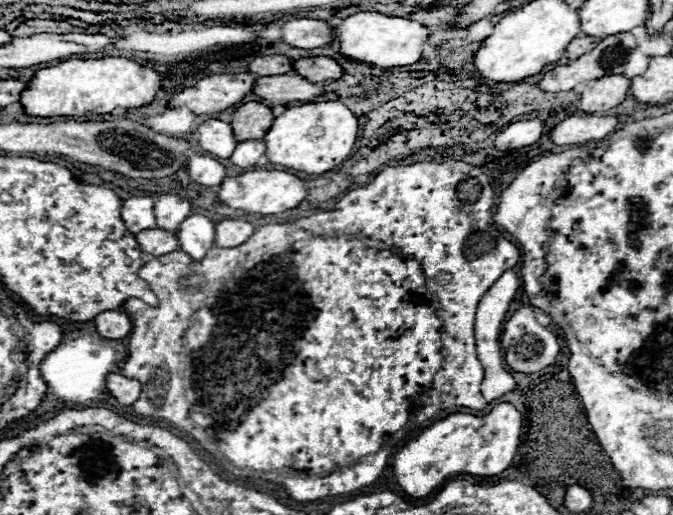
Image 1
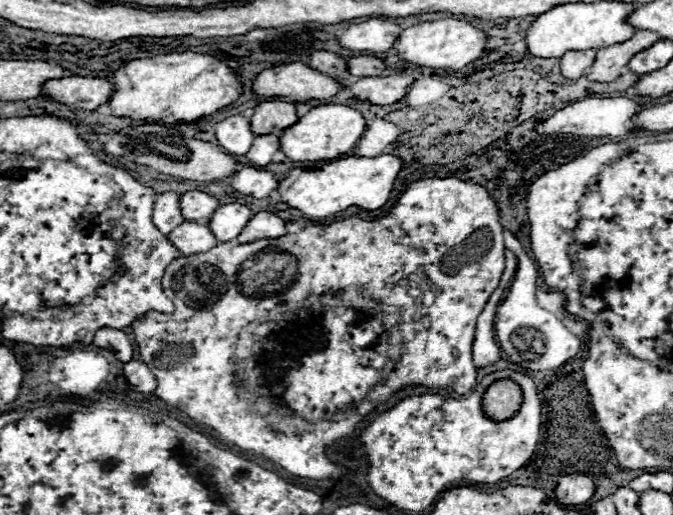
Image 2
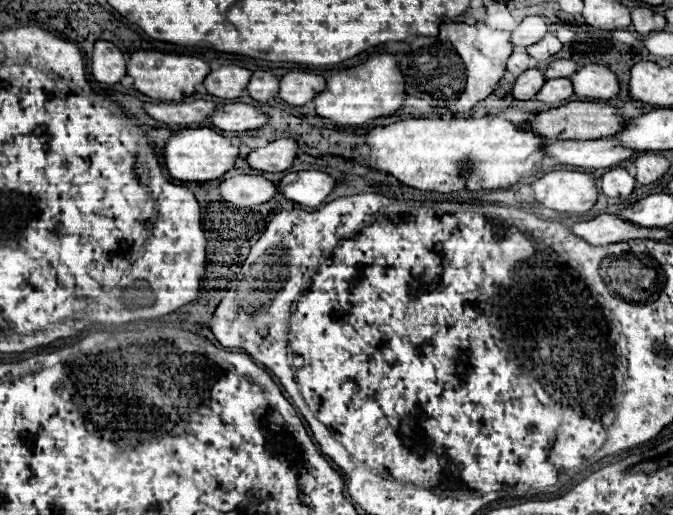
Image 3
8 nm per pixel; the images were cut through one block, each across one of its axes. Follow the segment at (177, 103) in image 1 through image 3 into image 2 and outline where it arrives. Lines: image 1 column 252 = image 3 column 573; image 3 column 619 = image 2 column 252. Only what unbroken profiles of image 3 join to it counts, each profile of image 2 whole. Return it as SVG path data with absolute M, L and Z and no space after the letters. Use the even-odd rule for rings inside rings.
M302 62L266 68L252 82L252 92L260 96L300 96L302 100L330 98L338 90L336 80L310 70Z

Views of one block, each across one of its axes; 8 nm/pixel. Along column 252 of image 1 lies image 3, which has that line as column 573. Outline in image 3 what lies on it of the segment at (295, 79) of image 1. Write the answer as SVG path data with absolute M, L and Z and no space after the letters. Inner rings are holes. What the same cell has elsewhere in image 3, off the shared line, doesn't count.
M552 78L552 80L546 80L546 84L540 88L540 92L536 94L536 100L562 106L564 102L568 102L572 94L574 94L574 88L570 78Z

